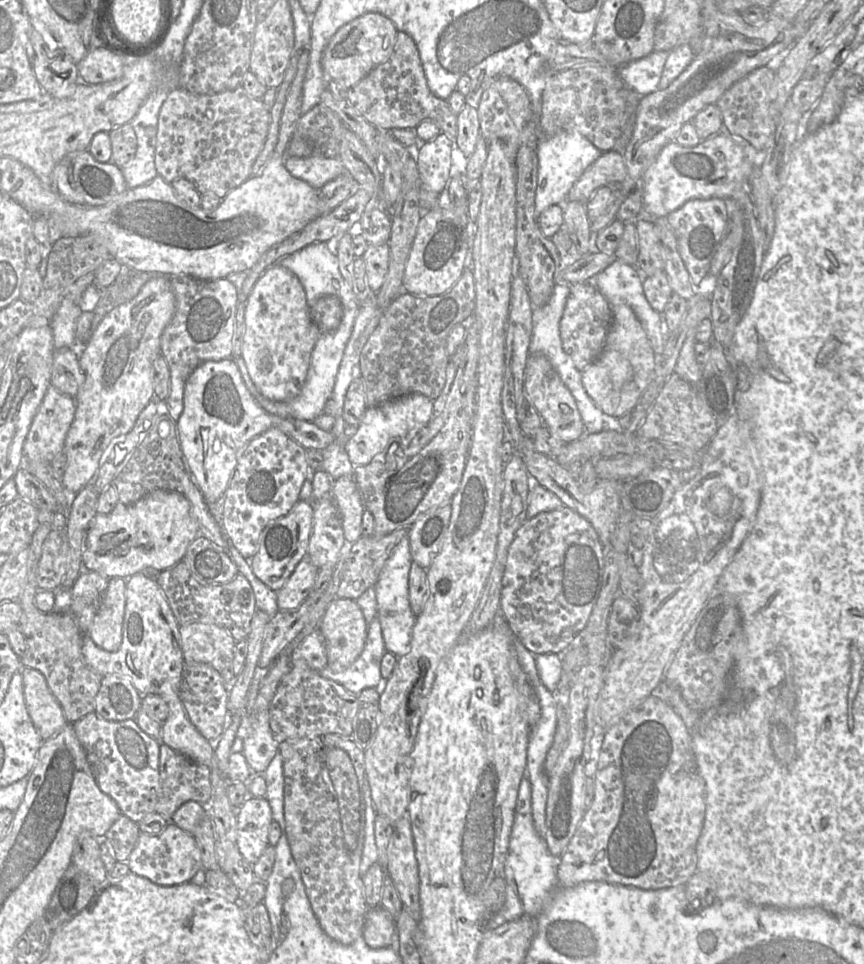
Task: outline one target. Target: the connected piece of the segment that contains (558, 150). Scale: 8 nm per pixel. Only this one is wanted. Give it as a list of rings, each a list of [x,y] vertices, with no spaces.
[[[565,130],[552,137],[540,137],[537,144],[538,157],[538,180],[535,195],[534,216],[537,221],[539,215],[552,205],[561,205],[567,201],[569,190],[575,182],[581,177],[585,170],[593,164],[603,154],[594,144],[586,137],[575,130]]]

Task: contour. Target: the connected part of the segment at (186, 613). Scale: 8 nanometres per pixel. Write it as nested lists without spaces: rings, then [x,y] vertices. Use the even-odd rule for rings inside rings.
[[[180,561],[172,568],[159,572],[155,580],[161,587],[178,625],[195,622],[215,624],[224,628],[236,642],[247,638],[256,610],[256,600],[249,581],[242,574],[238,573],[225,584],[203,585],[192,576],[186,563]]]

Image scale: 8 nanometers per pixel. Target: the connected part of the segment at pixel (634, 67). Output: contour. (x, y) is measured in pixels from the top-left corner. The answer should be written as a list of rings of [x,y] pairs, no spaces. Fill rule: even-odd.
[[[653,51],[648,56],[632,61],[618,68],[623,82],[639,95],[647,95],[658,90],[668,51]]]

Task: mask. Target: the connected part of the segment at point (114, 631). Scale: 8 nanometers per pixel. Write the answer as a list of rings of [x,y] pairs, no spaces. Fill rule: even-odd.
[[[110,578],[100,605],[87,631],[99,648],[115,652],[122,643],[126,605],[126,579]]]

